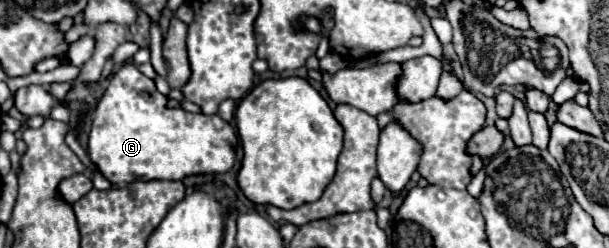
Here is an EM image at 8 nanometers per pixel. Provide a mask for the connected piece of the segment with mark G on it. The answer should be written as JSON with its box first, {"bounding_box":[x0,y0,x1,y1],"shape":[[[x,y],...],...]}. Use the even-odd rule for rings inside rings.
{"bounding_box":[88,62,238,186],"shape":[[[128,62],[108,82],[100,98],[88,154],[100,172],[116,186],[136,180],[184,180],[196,174],[224,174],[234,166],[238,136],[220,116],[192,114],[182,108],[168,108],[168,98],[156,90],[136,64]]]}

